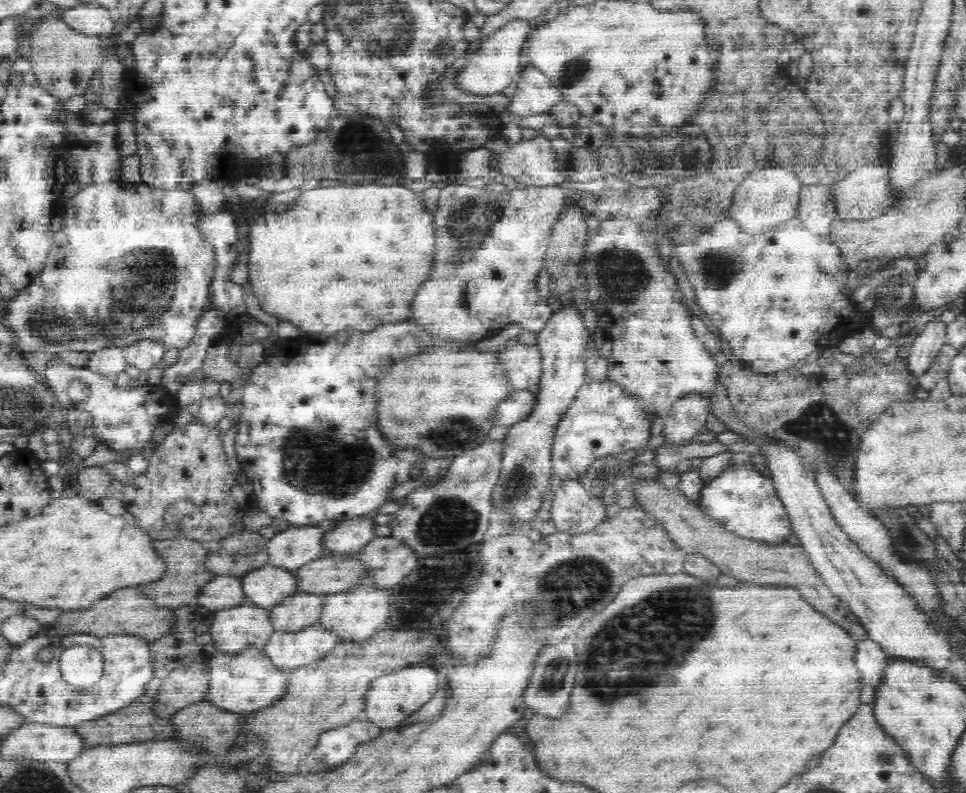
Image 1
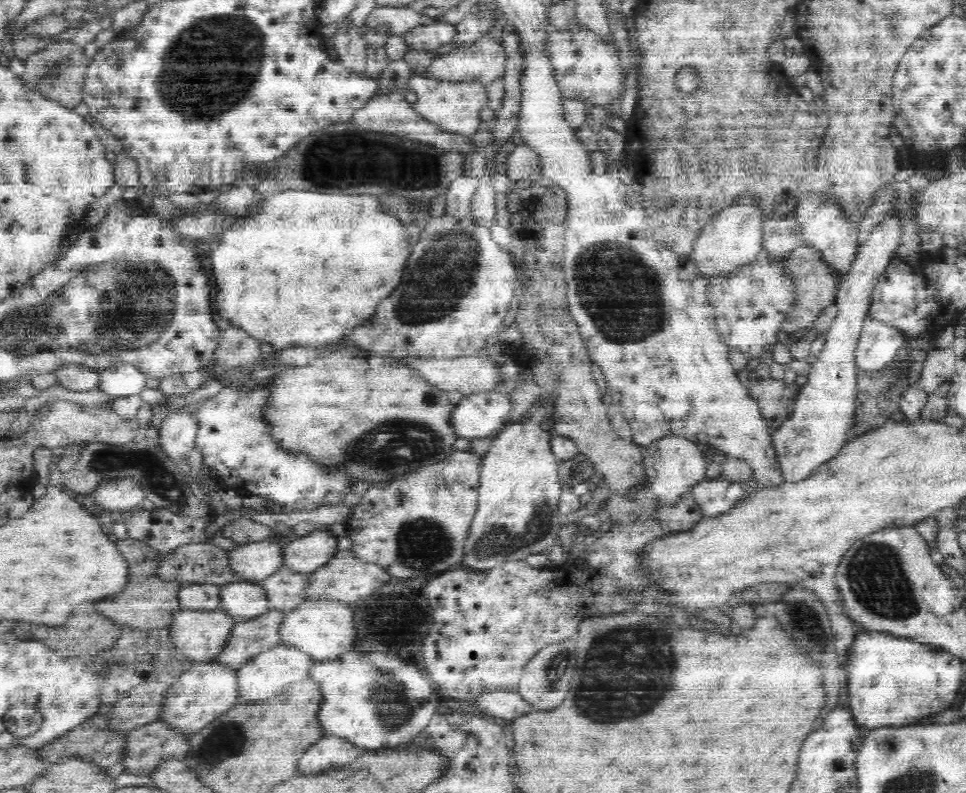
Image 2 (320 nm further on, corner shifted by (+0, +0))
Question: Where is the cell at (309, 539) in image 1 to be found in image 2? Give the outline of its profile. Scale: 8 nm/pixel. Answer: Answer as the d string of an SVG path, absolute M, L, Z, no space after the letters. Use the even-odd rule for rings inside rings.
M271 533L258 542L239 545L231 550L231 567L243 580L263 581L285 566L287 546L278 533Z

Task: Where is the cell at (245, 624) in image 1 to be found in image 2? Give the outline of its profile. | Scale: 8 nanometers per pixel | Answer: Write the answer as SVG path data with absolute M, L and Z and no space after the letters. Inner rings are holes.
M222 608L212 611L186 609L177 616L174 624L170 625L174 644L178 652L190 657L195 663L218 660L229 646L234 627L238 624L238 618Z

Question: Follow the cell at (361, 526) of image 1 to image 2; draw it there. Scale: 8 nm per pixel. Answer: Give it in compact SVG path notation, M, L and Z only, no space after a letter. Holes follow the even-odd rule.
M316 530L298 537L285 548L285 566L296 572L313 572L328 564L339 551L339 537L327 530Z

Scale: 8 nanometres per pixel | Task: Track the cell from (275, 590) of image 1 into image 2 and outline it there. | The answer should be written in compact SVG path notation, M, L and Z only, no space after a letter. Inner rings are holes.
M243 580L222 586L221 608L238 618L238 623L254 619L270 610L268 589L261 581Z

